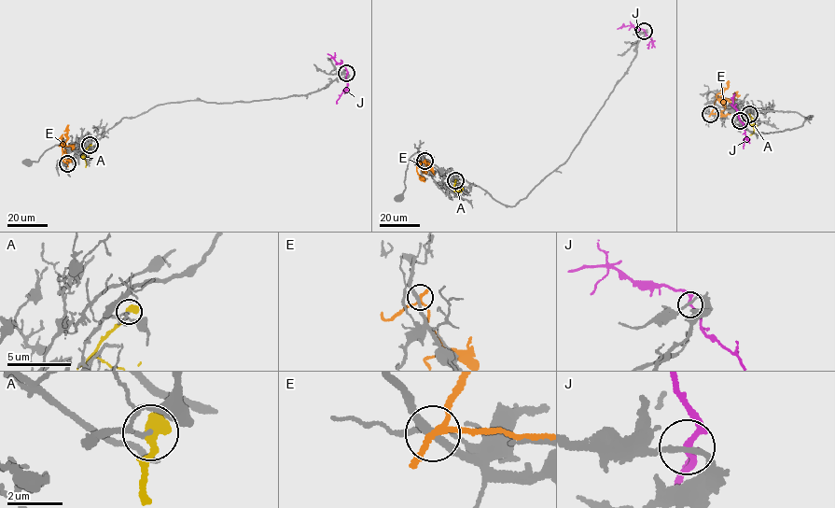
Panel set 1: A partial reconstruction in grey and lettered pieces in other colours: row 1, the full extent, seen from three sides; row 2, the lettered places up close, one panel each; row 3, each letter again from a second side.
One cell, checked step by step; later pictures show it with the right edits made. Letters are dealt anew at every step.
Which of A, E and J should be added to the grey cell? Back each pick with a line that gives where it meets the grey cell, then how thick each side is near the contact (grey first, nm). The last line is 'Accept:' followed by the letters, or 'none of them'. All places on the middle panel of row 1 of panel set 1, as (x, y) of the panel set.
Accept: none of them

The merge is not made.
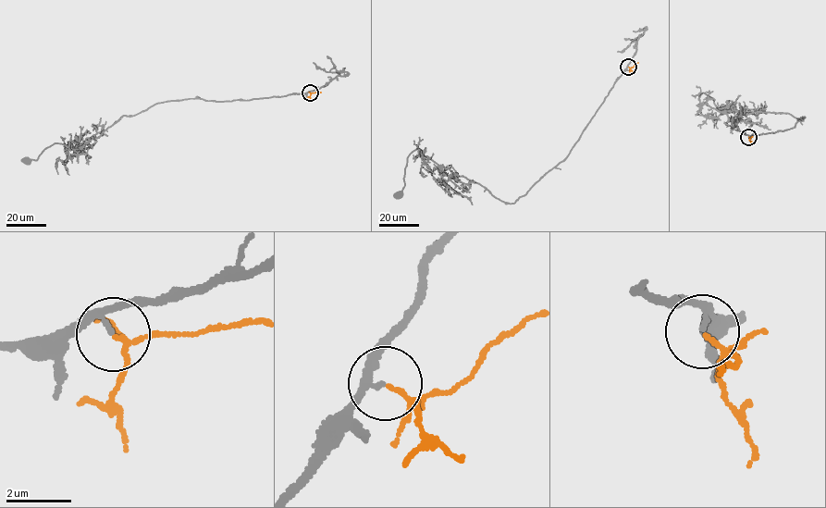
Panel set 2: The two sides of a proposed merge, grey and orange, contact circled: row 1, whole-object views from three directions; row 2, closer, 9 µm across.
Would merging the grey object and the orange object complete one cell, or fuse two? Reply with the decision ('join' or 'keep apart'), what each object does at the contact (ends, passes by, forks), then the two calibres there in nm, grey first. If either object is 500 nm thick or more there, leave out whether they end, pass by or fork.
keep apart; grey passes by; orange forks there; 150 nm thick on the grey side, 90 nm on the other

